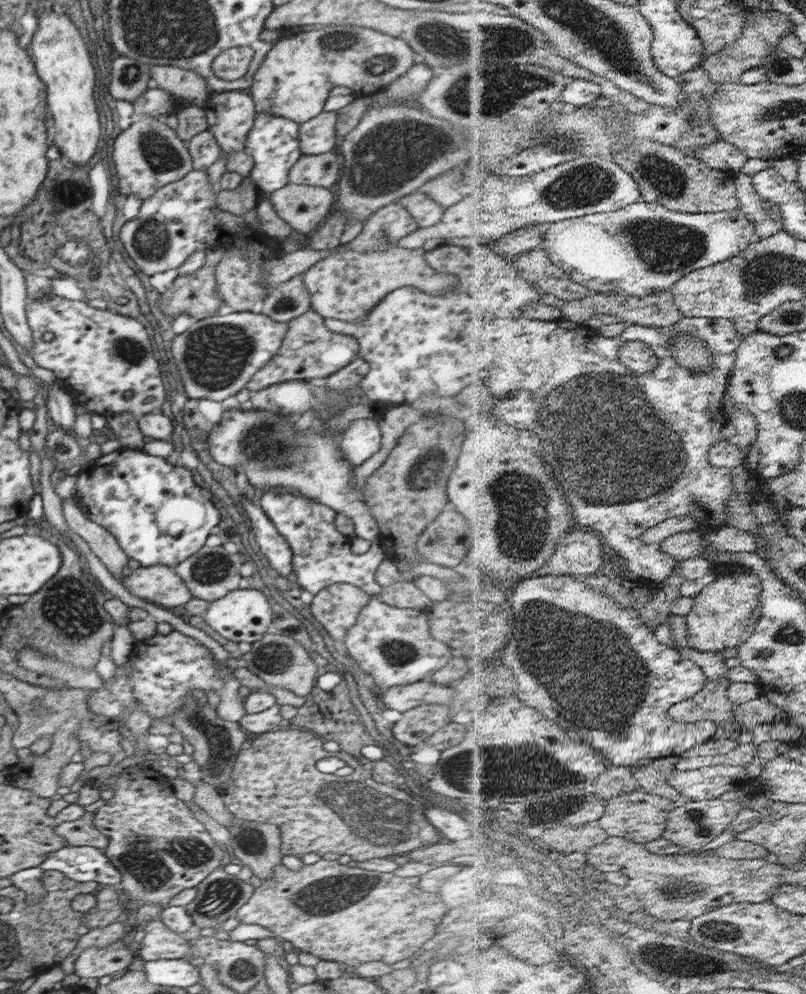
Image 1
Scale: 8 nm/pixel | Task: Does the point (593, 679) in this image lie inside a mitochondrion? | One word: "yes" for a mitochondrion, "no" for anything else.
yes

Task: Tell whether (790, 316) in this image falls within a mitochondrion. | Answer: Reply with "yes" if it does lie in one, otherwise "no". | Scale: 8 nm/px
yes

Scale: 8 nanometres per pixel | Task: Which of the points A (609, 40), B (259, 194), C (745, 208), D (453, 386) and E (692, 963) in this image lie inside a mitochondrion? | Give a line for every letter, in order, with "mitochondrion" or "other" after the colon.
A: mitochondrion
B: other
C: other
D: other
E: mitochondrion

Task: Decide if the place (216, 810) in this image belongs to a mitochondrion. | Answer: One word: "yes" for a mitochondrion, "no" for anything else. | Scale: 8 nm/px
no

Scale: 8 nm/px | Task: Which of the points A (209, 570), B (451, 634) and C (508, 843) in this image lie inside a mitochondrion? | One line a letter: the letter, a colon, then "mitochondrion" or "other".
A: mitochondrion
B: other
C: other

